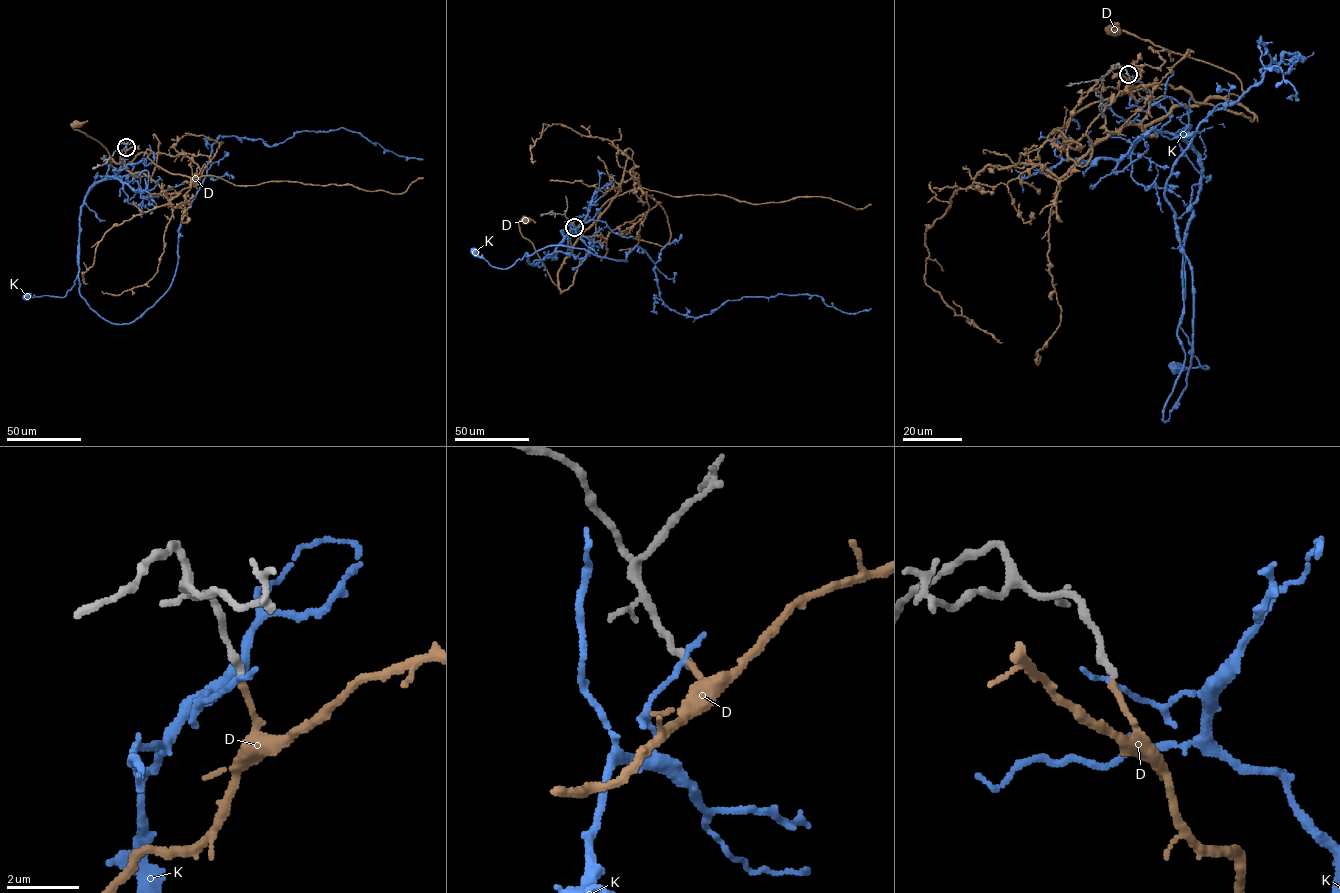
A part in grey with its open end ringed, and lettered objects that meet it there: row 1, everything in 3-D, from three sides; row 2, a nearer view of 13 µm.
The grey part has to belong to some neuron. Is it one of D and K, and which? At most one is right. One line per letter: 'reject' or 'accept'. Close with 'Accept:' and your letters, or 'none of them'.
D: accept
K: reject
Accept: D

